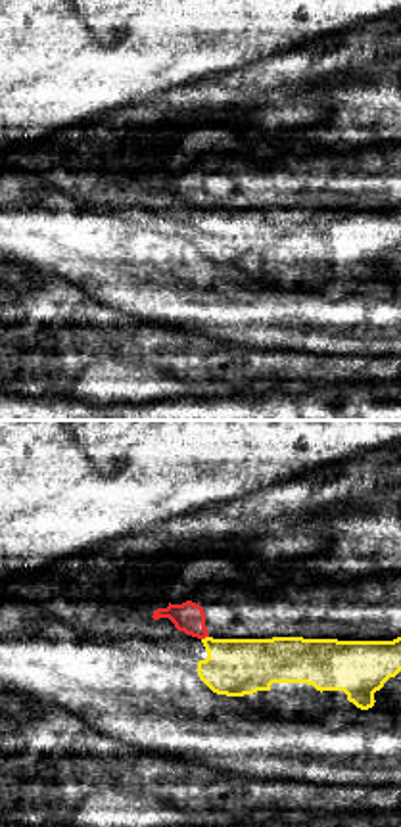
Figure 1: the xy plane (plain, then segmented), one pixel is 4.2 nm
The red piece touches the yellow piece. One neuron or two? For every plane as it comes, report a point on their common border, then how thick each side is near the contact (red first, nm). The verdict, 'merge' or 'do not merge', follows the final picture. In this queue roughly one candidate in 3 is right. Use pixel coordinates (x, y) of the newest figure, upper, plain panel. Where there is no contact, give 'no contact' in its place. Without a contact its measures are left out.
contact (204, 208); calibres 130 and 240 nm

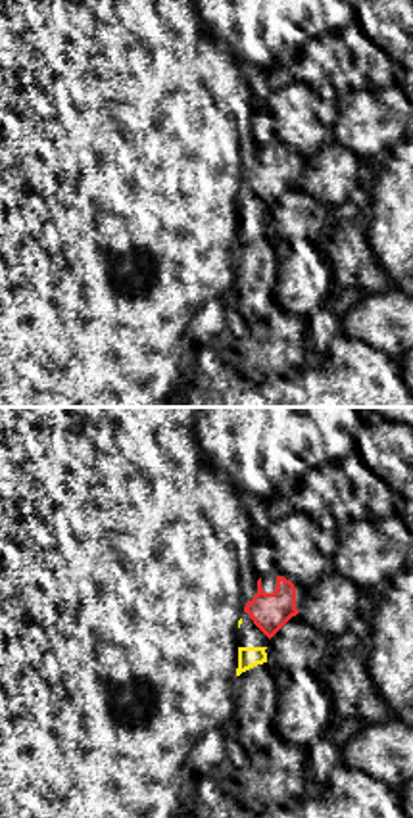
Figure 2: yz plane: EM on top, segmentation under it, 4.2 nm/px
no contact

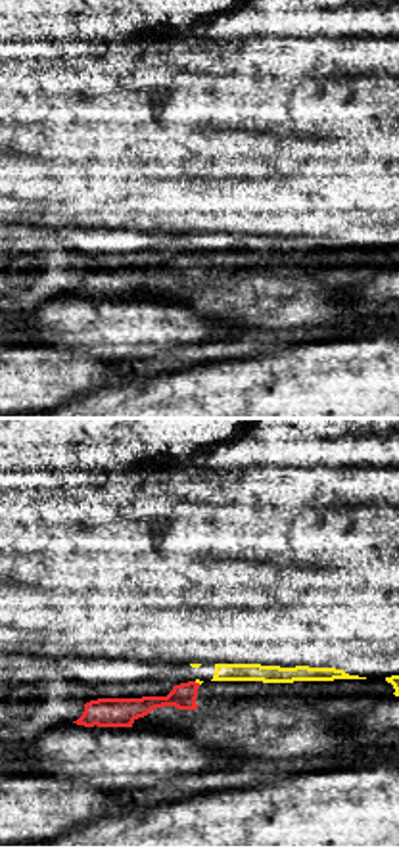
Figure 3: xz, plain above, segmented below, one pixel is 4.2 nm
contact (198, 254); calibres 110 and 20 nm

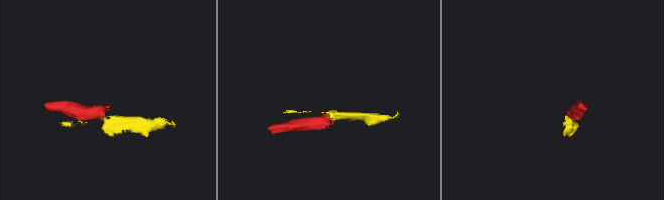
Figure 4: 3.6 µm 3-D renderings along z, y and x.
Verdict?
do not merge

